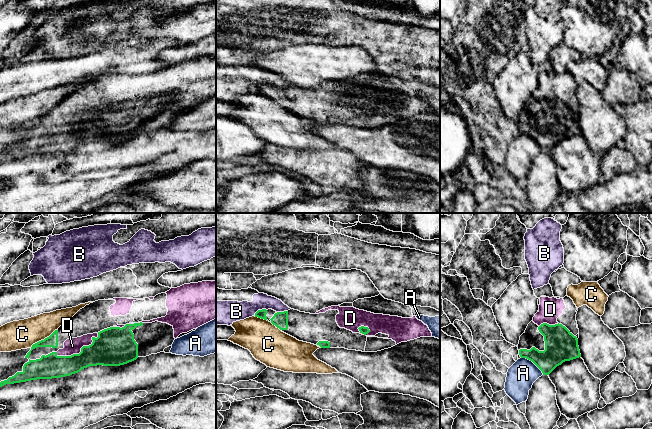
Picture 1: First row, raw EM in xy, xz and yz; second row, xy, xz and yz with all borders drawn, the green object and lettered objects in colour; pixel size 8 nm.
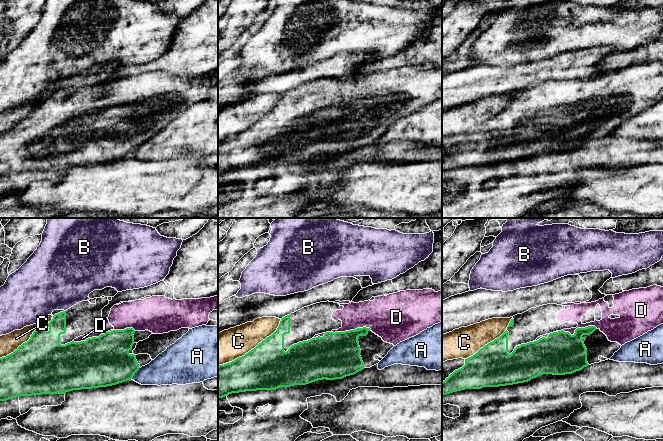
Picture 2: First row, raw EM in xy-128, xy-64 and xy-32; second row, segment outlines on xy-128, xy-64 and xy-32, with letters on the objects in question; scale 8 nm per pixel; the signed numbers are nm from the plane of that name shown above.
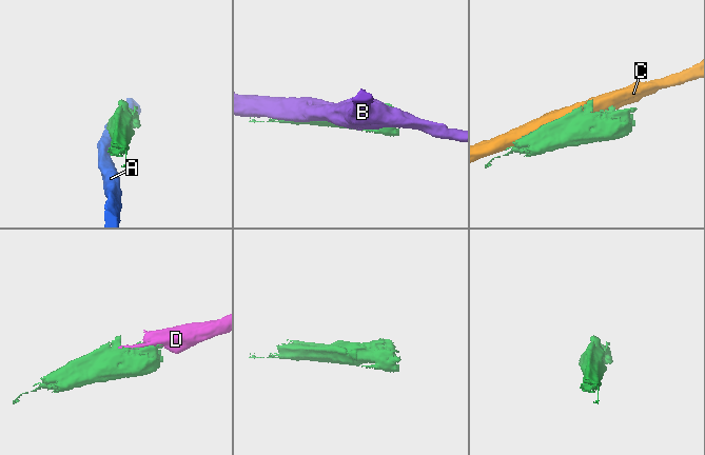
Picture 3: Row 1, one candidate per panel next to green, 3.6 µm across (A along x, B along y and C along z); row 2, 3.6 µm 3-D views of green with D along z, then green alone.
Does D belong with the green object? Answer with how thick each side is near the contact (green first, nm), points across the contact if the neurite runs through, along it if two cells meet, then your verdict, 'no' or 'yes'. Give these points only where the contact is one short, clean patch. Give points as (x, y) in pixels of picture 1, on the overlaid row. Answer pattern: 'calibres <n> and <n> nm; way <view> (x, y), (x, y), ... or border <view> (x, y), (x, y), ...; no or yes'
calibres 300 and 130 nm; yes

